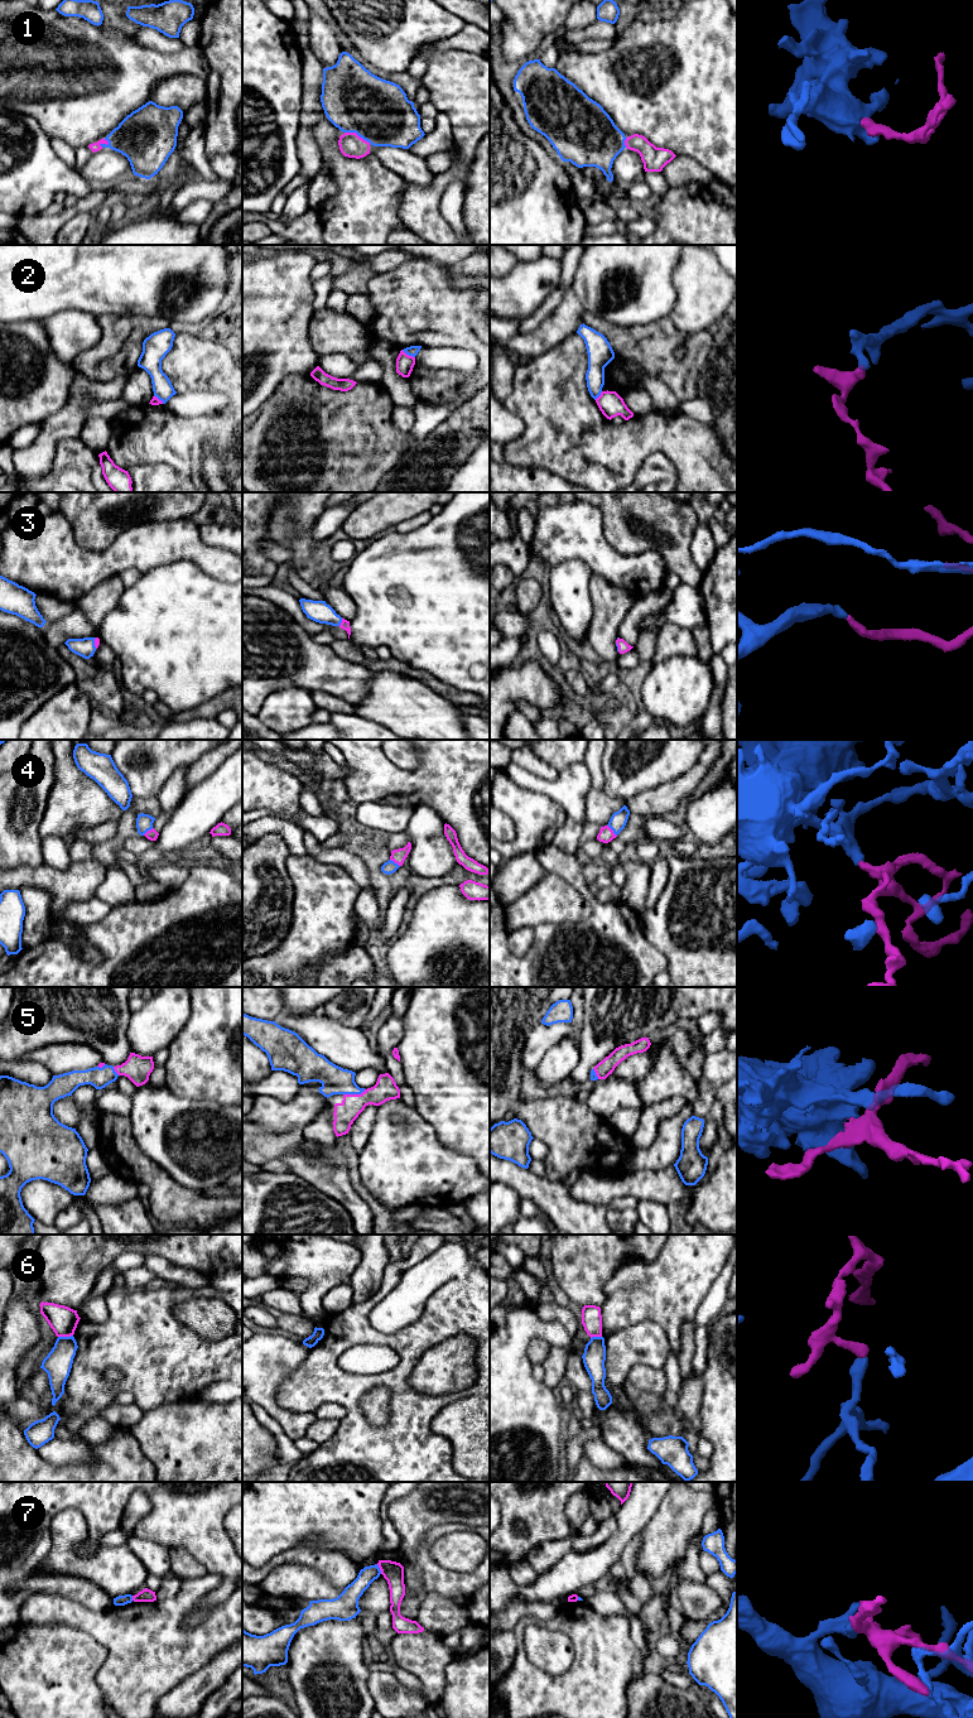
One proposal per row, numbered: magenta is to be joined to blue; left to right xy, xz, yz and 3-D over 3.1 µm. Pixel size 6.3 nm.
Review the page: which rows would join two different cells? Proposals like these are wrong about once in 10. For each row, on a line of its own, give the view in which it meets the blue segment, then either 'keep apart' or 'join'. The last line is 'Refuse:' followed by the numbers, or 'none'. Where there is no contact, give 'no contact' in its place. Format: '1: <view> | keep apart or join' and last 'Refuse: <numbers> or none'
1: xz | join
2: xz | keep apart
3: xz | join
4: yz | join
5: xz | join
6: xy | keep apart
7: xz | keep apart
Refuse: 2, 6, 7

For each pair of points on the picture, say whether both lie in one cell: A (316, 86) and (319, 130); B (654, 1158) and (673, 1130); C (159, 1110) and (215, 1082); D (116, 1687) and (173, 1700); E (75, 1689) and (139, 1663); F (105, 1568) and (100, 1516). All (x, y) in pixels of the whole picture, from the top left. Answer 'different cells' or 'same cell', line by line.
A: different cells
B: same cell
C: different cells
D: different cells
E: different cells
F: different cells

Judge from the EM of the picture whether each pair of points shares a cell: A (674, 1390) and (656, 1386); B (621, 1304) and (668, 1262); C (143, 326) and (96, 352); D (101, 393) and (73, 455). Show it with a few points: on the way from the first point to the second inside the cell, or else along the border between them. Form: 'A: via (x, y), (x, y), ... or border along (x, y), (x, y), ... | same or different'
A: border along (663, 1368), (666, 1376), (666, 1389), (660, 1396) | different
B: via (632, 1295), (658, 1274) | same
C: via (135, 340), (123, 356), (114, 356), (110, 352) | same
D: border along (78, 436), (62, 438), (57, 443), (54, 455) | different

